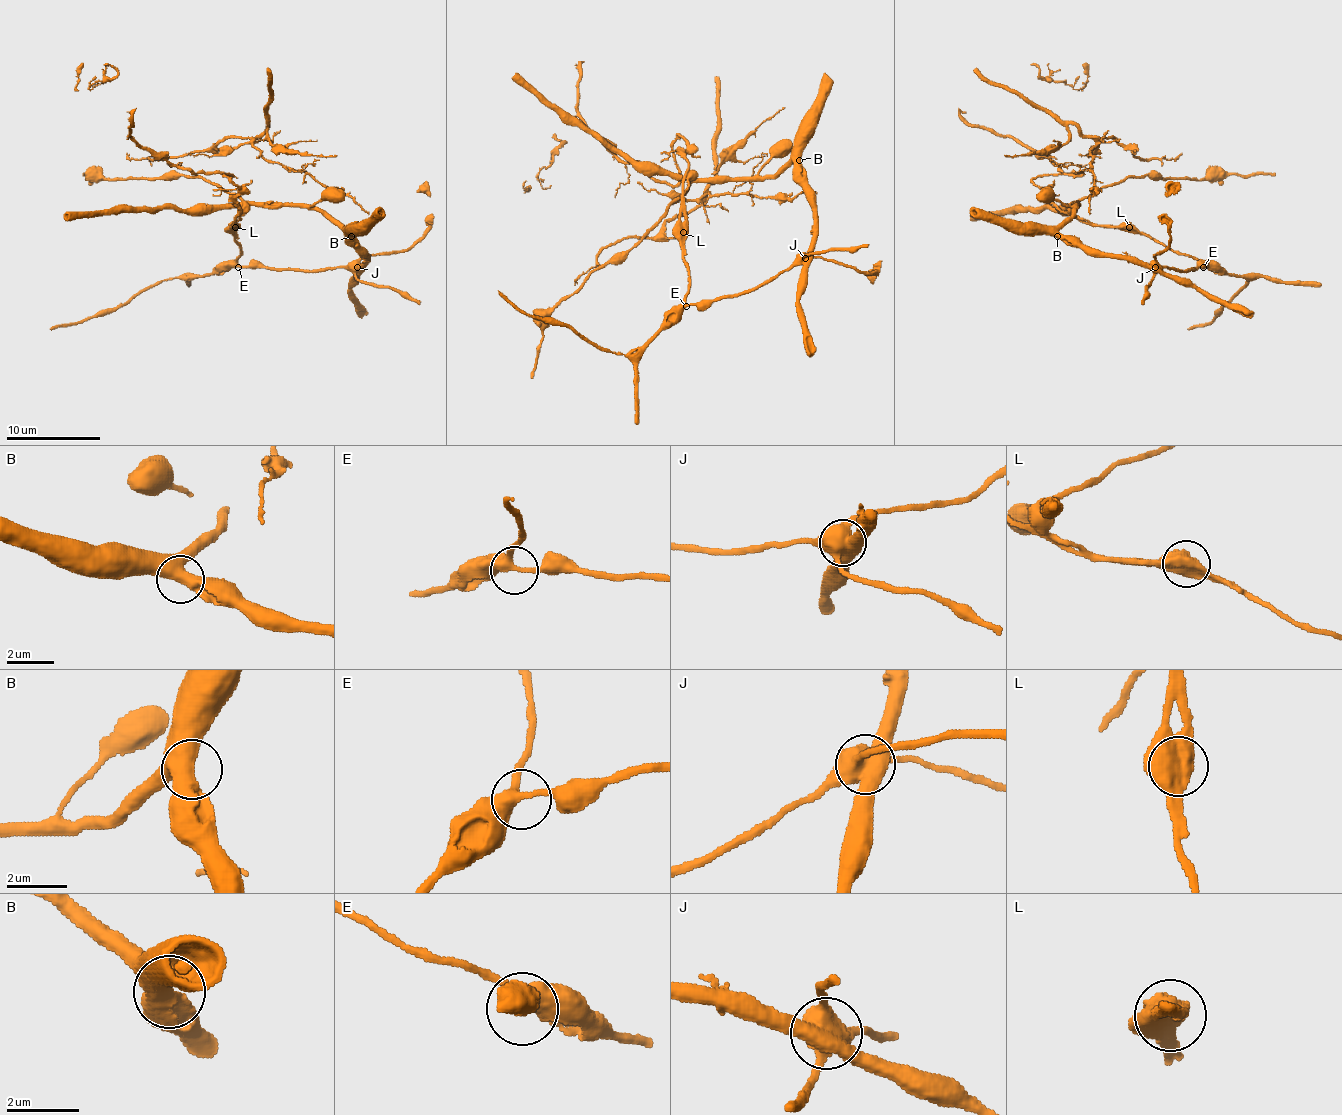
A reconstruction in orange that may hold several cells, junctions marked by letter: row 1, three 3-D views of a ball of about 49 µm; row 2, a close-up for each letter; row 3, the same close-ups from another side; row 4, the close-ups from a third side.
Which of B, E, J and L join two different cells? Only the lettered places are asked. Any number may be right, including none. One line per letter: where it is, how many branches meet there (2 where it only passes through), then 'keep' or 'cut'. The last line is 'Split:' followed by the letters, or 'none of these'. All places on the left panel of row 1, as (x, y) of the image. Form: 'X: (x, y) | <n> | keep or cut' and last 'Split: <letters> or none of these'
B: (351, 236) | 2 | keep
E: (238, 267) | 3 | keep
J: (357, 267) | 6 | cut
L: (235, 227) | 3 | cut
Split: J, L

